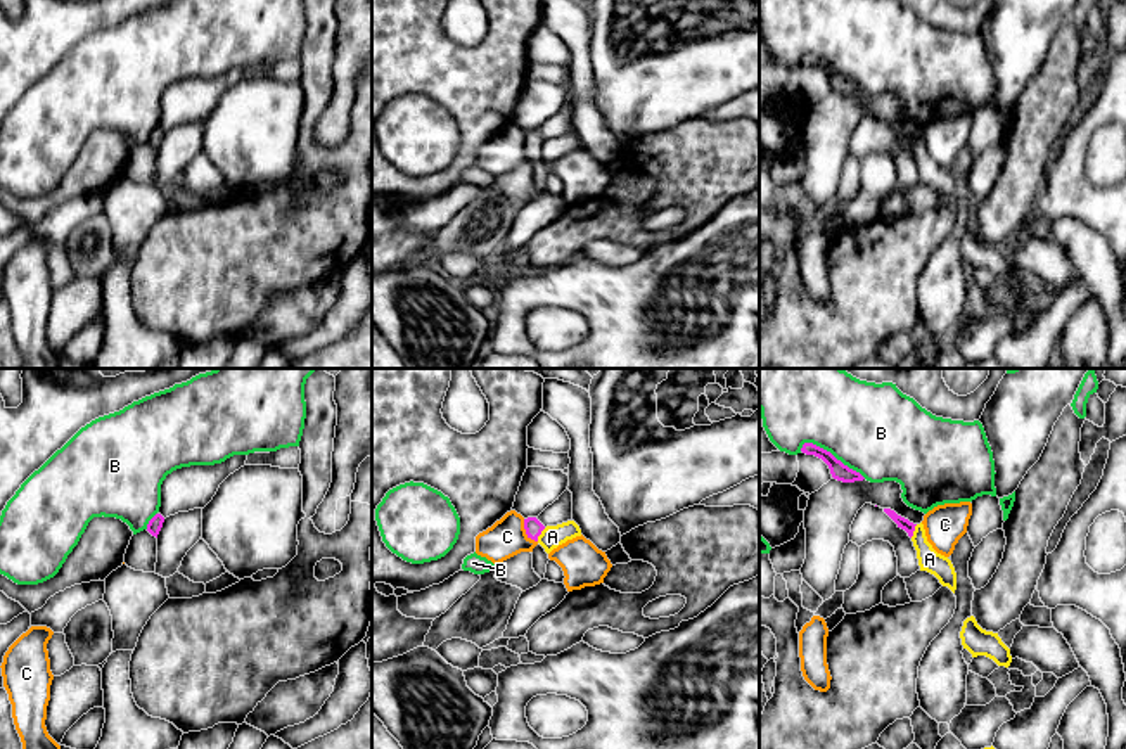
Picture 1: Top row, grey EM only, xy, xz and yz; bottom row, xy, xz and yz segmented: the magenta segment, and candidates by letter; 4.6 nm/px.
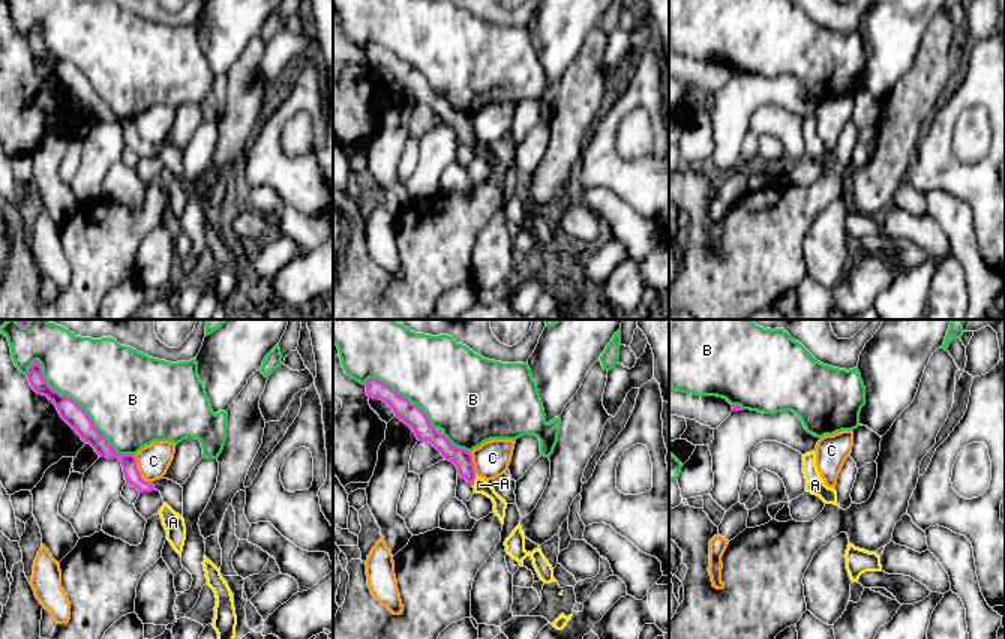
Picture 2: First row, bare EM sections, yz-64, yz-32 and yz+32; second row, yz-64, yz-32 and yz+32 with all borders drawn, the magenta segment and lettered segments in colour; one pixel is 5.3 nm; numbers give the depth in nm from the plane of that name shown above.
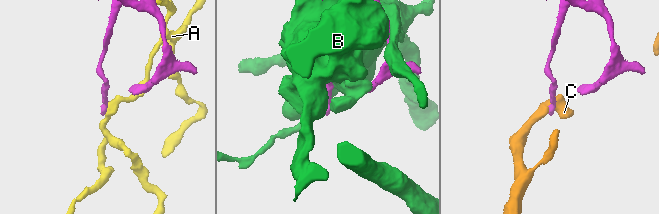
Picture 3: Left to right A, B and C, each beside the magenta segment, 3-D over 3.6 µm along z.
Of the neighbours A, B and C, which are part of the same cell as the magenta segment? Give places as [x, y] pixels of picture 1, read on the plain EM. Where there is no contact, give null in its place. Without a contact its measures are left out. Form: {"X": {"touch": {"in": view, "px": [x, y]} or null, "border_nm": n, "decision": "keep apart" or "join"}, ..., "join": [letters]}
{"A": {"touch": {"in": "xz", "px": [540, 146]}, "border_nm": 80, "decision": "keep apart"}, "B": {"touch": {"in": "yz", "px": [831, 66]}, "border_nm": 340, "decision": "keep apart"}, "C": {"touch": {"in": "xz", "px": [526, 144]}, "border_nm": 130, "decision": "keep apart"}, "join": []}

